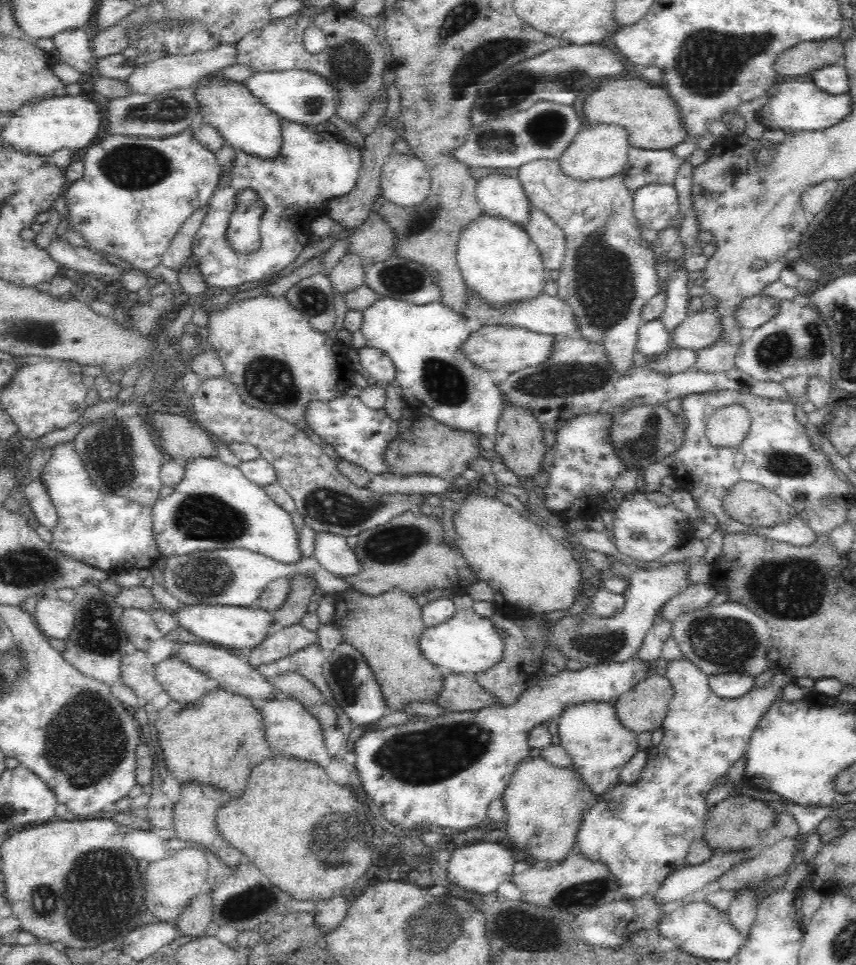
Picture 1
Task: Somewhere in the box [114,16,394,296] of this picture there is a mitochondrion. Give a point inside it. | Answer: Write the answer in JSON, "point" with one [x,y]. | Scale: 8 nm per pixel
{"point":[352,65]}

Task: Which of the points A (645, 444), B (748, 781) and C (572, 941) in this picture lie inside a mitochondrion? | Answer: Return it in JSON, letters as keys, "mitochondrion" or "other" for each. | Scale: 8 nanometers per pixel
{"A":"mitochondrion","B":"other","C":"other"}

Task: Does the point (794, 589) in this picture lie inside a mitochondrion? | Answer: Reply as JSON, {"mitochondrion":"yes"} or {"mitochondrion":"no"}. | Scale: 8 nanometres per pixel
{"mitochondrion":"yes"}

